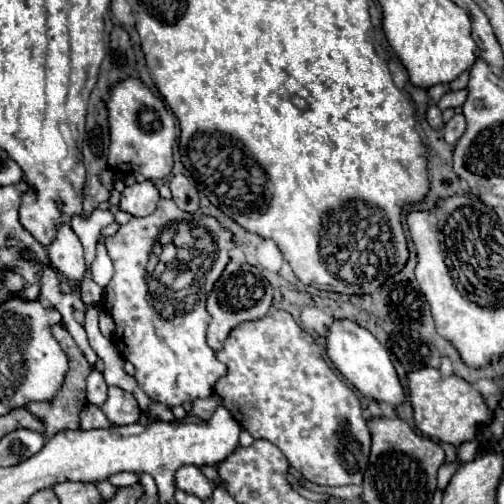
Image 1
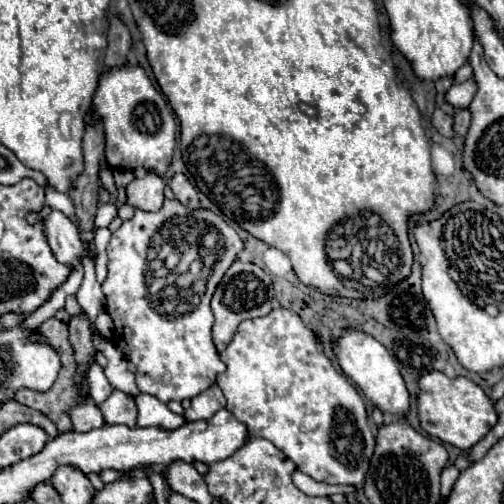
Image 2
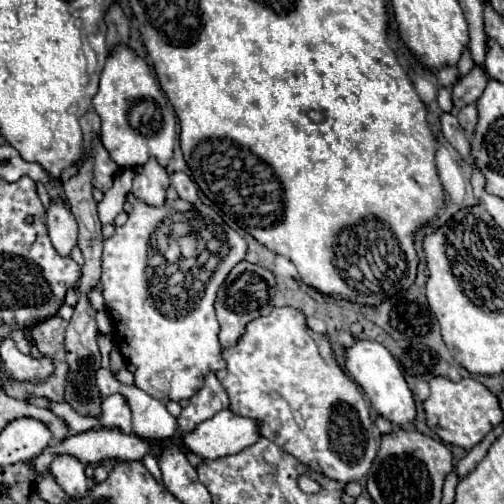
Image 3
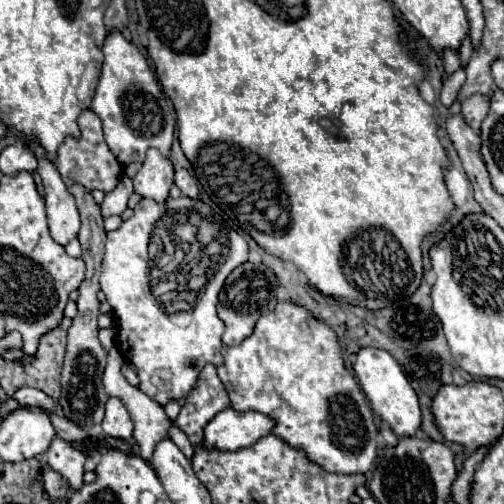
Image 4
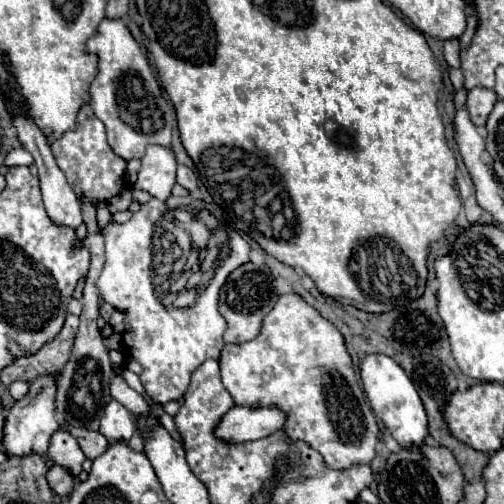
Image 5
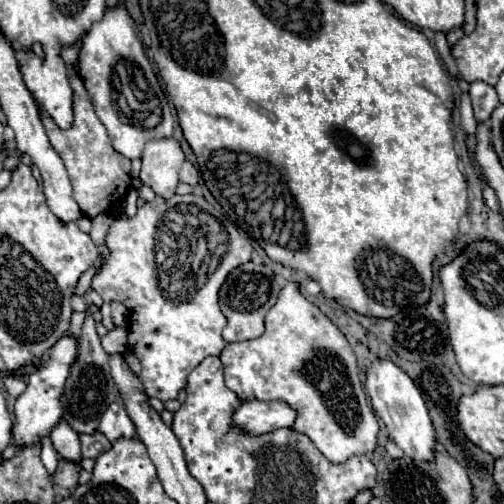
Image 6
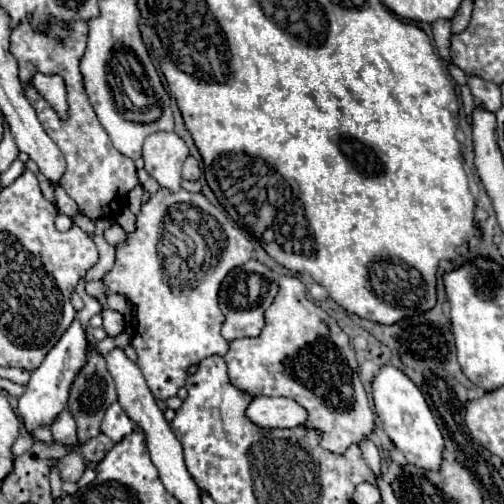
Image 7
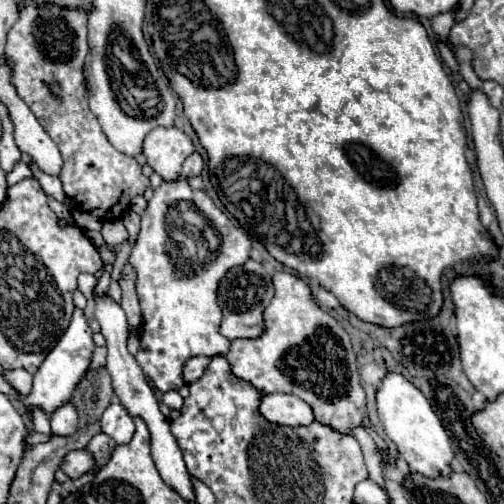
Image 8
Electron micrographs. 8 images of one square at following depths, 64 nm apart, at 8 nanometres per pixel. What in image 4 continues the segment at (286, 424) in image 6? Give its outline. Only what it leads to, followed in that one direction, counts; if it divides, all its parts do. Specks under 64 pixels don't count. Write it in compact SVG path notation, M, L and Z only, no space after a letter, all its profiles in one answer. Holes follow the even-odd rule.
M232 408L222 410L204 428L202 448L234 452L238 448L248 448L262 436L270 434L272 420L260 412L234 412Z

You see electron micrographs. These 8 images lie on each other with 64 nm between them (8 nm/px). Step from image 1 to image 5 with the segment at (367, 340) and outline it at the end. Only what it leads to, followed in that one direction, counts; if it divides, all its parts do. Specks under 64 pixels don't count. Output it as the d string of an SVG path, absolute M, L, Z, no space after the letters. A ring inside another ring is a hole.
M368 354L360 362L360 378L364 384L364 392L370 400L370 406L374 414L384 422L384 426L390 430L394 440L400 446L410 444L422 444L428 436L428 420L422 406L422 400L412 384L412 380L406 376L406 372L386 354Z

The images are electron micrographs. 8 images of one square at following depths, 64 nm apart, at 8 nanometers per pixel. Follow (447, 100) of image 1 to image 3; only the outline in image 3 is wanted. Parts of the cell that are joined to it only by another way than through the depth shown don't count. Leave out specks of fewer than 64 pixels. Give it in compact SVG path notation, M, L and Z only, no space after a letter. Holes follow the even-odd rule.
M472 68L472 72L464 78L460 78L454 88L452 88L452 102L456 108L464 108L472 102L476 102L480 98L480 92L484 90L484 72L480 72L480 68Z

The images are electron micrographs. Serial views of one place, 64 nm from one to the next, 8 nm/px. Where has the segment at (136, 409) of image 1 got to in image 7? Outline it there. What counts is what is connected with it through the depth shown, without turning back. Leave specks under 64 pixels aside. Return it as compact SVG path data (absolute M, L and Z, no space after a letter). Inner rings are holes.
M114 402L106 414L104 414L104 420L102 420L102 434L106 434L112 442L120 442L124 436L132 434L136 428L136 424L126 416L126 412L120 408L118 402Z

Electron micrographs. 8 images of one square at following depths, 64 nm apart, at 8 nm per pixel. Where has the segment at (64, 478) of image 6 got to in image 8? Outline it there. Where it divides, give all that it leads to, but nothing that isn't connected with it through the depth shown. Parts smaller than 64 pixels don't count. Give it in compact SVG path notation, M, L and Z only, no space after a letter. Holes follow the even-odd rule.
M72 450L72 452L68 452L68 456L64 456L60 468L70 480L76 480L94 468L94 460L92 460L90 452L86 452L86 450Z

